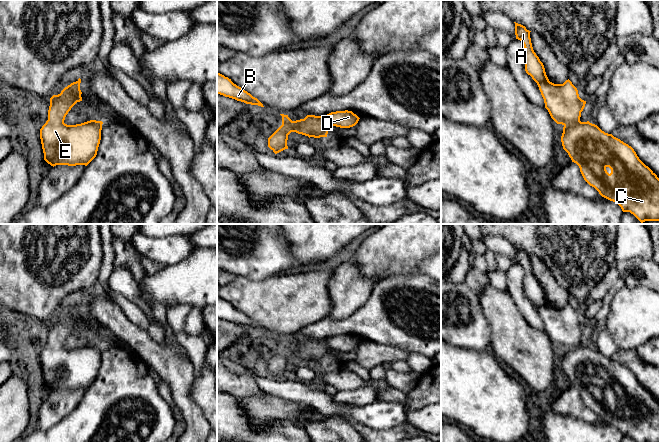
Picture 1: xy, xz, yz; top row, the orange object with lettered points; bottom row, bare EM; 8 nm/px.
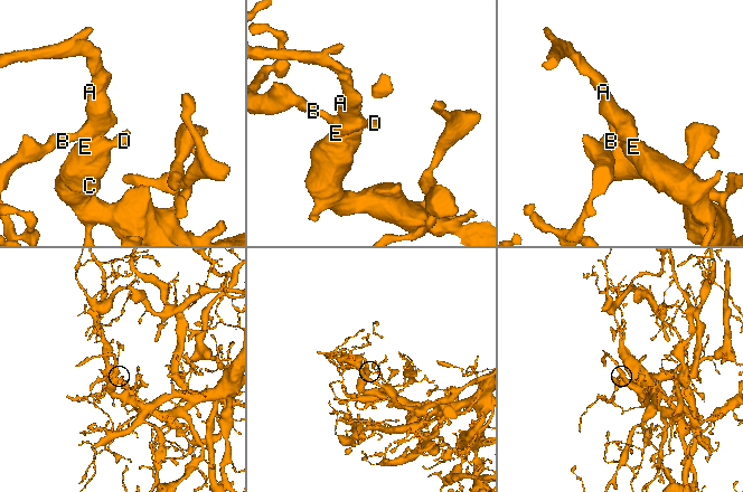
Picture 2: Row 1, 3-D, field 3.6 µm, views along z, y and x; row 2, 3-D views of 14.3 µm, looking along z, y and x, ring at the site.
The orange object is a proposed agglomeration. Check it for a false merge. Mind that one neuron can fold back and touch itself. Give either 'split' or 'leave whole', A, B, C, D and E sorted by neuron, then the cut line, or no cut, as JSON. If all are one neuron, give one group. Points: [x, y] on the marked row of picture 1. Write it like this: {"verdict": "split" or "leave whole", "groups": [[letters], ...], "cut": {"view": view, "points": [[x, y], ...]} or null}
{"verdict": "leave whole", "groups": [["A", "B", "C", "D", "E"]], "cut": null}

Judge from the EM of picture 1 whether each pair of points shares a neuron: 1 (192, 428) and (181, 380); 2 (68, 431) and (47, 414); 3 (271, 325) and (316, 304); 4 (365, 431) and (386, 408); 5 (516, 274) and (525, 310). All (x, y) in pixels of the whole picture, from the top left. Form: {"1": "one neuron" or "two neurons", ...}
{"1": "one neuron", "2": "two neurons", "3": "one neuron", "4": "two neurons", "5": "one neuron"}

